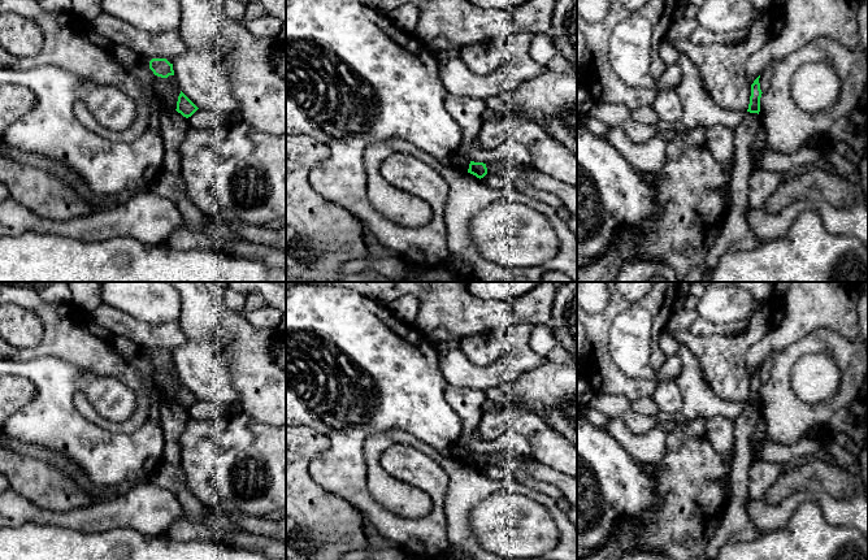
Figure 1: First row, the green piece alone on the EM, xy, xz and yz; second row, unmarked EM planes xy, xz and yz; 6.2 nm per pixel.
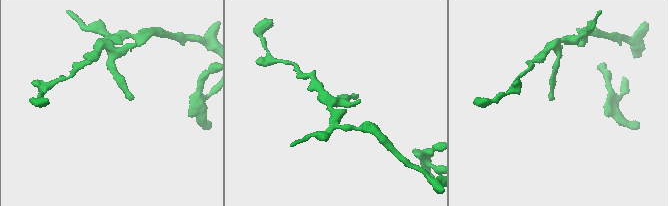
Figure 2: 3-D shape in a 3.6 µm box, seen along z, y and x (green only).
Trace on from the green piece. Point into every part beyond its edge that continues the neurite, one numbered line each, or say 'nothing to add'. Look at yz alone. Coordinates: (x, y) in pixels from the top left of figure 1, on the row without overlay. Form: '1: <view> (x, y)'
nothing to add

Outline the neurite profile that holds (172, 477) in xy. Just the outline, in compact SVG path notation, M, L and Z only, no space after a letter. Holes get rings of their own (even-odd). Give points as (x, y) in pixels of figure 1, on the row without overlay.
M161 461L148 479L170 490L177 496L187 520L205 525L209 511L187 490L182 466Z

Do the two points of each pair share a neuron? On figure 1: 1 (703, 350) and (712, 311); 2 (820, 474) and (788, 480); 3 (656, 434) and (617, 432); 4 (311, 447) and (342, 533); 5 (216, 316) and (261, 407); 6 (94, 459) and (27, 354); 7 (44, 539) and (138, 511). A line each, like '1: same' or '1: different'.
1: different
2: same
3: same
4: same
5: same
6: different
7: different

